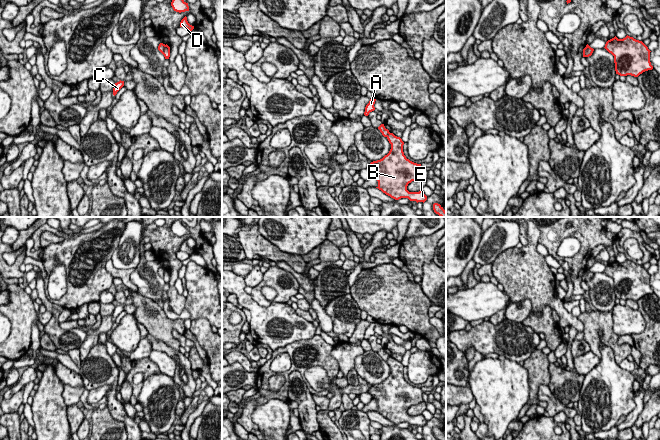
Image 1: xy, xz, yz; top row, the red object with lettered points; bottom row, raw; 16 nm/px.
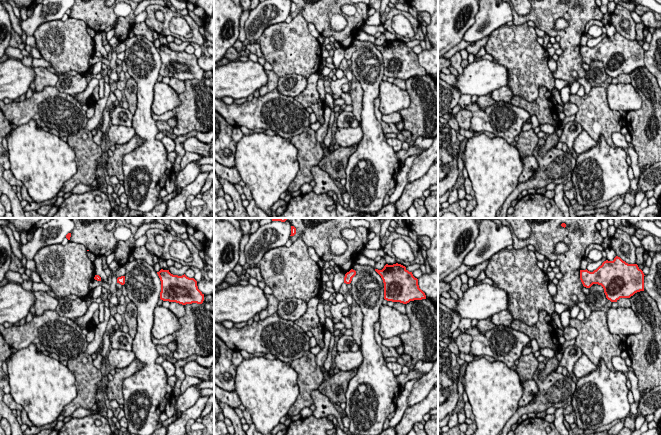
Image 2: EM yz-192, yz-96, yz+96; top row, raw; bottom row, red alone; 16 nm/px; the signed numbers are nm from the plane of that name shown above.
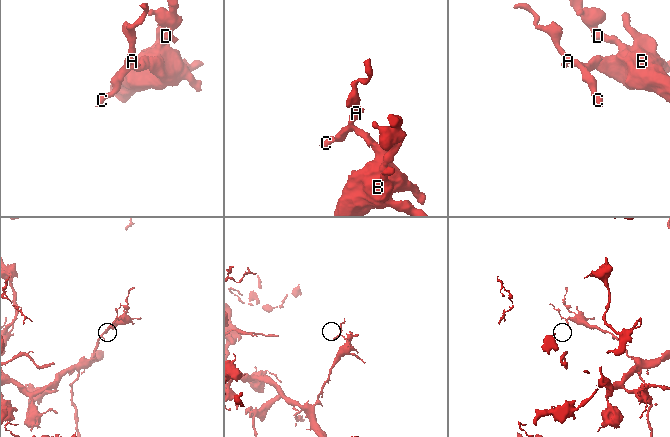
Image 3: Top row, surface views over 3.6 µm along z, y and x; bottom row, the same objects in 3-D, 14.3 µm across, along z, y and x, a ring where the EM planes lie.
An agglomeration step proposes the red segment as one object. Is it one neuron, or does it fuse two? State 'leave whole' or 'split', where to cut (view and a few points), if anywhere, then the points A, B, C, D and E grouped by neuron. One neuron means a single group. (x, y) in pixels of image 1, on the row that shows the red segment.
split; cut xz (389, 132), (386, 136); groups A C / B D E

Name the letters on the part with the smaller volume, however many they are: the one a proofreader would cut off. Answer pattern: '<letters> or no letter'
A, C

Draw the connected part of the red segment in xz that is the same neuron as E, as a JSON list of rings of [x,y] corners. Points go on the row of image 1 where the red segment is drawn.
[[[389,133],[387,136],[391,149],[382,159],[373,161],[368,169],[377,176],[378,188],[395,200],[408,198],[410,201],[425,202],[424,192],[409,192],[407,186],[412,181],[423,178],[423,167],[406,158],[403,152],[404,142],[400,137]]]

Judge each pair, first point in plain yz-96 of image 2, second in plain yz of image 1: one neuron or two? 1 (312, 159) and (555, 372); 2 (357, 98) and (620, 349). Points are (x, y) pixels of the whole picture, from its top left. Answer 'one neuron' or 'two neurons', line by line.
1: two neurons
2: one neuron

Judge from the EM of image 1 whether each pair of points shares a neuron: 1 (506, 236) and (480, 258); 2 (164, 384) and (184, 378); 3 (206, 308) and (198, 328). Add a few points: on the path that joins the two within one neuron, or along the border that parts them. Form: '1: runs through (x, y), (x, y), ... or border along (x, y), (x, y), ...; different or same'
1: runs through (500, 238), (486, 252); same
2: border along (172, 377), (176, 384); different
3: border along (191, 320), (205, 318), (211, 325); different

